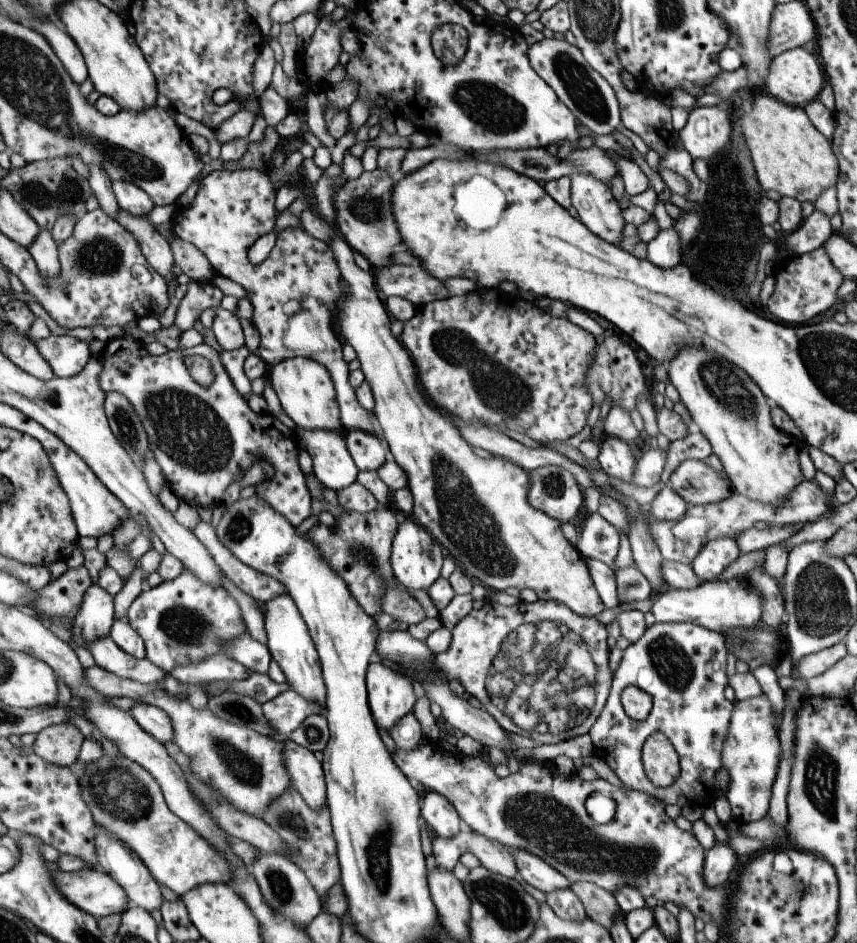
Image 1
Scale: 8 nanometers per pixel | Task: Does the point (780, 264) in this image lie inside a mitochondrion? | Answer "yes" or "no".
no

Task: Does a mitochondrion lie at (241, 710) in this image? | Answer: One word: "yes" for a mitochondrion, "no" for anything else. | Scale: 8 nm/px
yes

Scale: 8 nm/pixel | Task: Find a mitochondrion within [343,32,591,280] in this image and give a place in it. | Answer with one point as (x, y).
(491, 109)

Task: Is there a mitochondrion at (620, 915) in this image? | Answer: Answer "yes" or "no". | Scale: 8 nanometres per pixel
no

